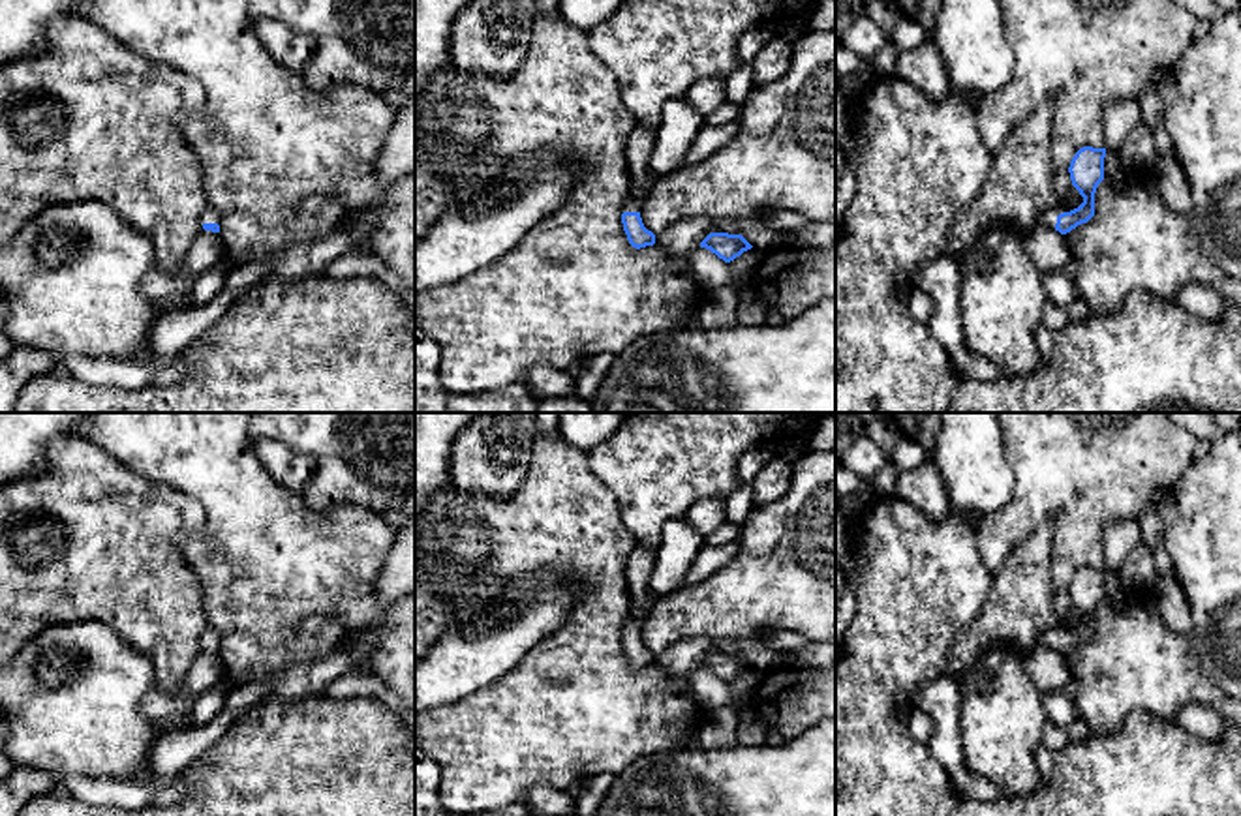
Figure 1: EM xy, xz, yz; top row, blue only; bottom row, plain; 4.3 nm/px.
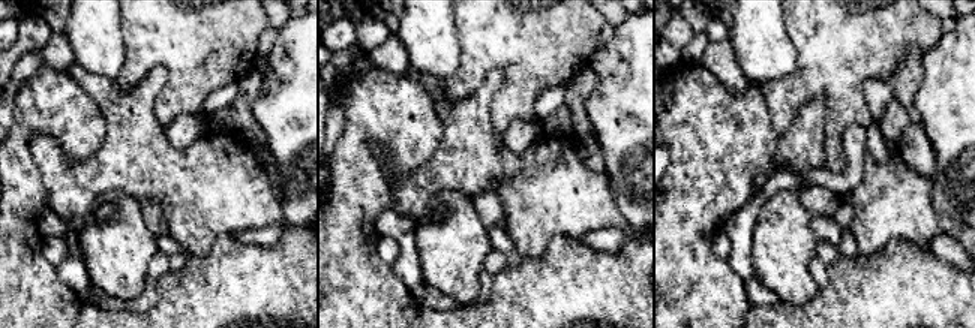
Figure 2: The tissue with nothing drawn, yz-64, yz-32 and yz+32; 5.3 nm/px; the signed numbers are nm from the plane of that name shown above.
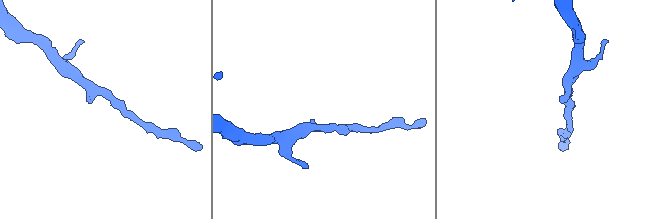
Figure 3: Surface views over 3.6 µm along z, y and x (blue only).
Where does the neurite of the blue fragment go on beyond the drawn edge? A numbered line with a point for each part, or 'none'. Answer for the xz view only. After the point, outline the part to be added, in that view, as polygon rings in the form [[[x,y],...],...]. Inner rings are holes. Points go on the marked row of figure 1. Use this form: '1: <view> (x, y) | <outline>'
1: xz (641, 143) | [[[636,126],[625,148],[625,161],[633,178],[633,191],[631,197],[623,201],[623,212],[640,212],[640,206],[653,186],[650,180],[650,158],[653,148],[655,133]]]

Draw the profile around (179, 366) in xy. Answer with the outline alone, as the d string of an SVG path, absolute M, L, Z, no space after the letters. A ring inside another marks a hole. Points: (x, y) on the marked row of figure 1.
M180 355L163 370L160 370L154 379L152 385L154 386L167 386L176 383L190 368L190 360L182 358Z

